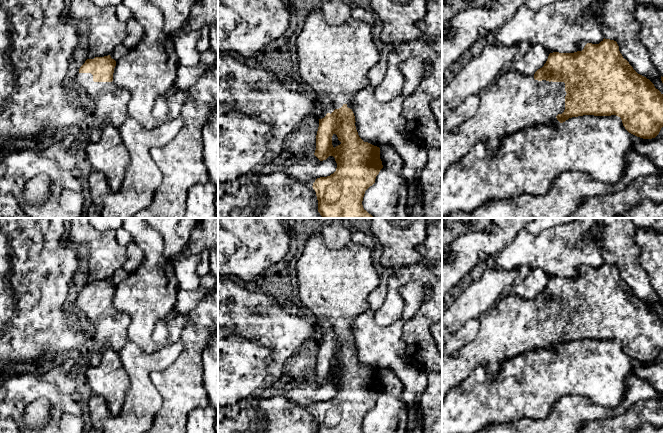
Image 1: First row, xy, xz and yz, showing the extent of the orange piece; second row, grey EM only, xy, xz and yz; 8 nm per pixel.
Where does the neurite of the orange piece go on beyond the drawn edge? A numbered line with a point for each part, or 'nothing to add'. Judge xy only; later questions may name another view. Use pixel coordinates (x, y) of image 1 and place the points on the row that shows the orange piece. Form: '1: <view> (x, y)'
1: xy (111, 101)

